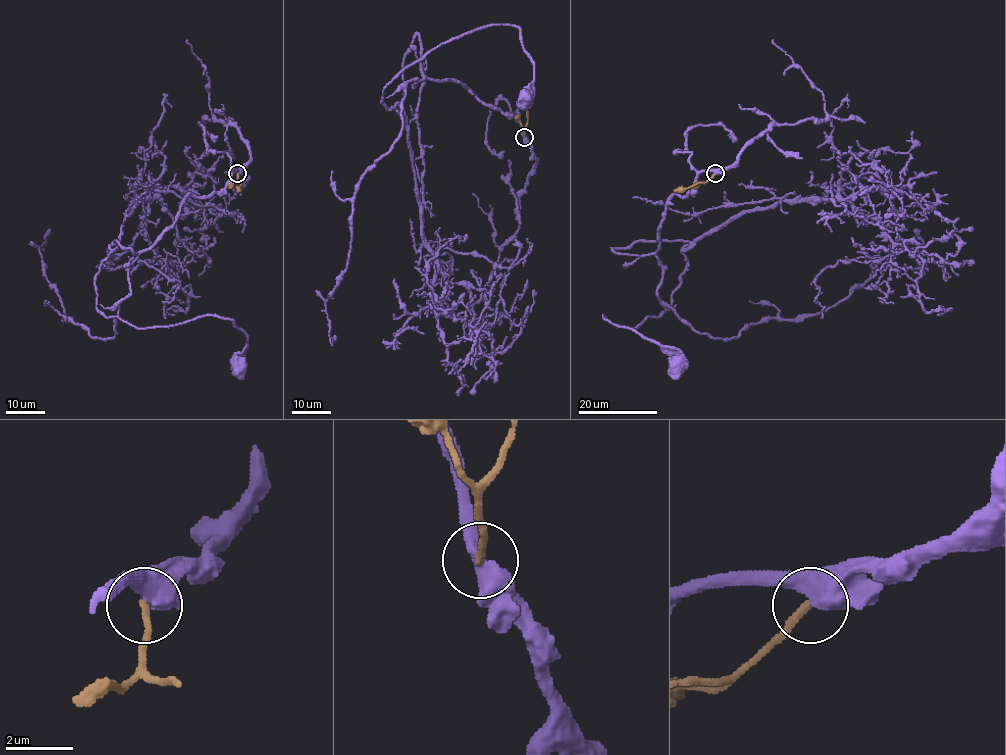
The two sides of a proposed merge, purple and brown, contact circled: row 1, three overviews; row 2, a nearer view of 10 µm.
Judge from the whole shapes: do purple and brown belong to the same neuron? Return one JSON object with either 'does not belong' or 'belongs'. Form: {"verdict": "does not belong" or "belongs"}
{"verdict": "does not belong"}

